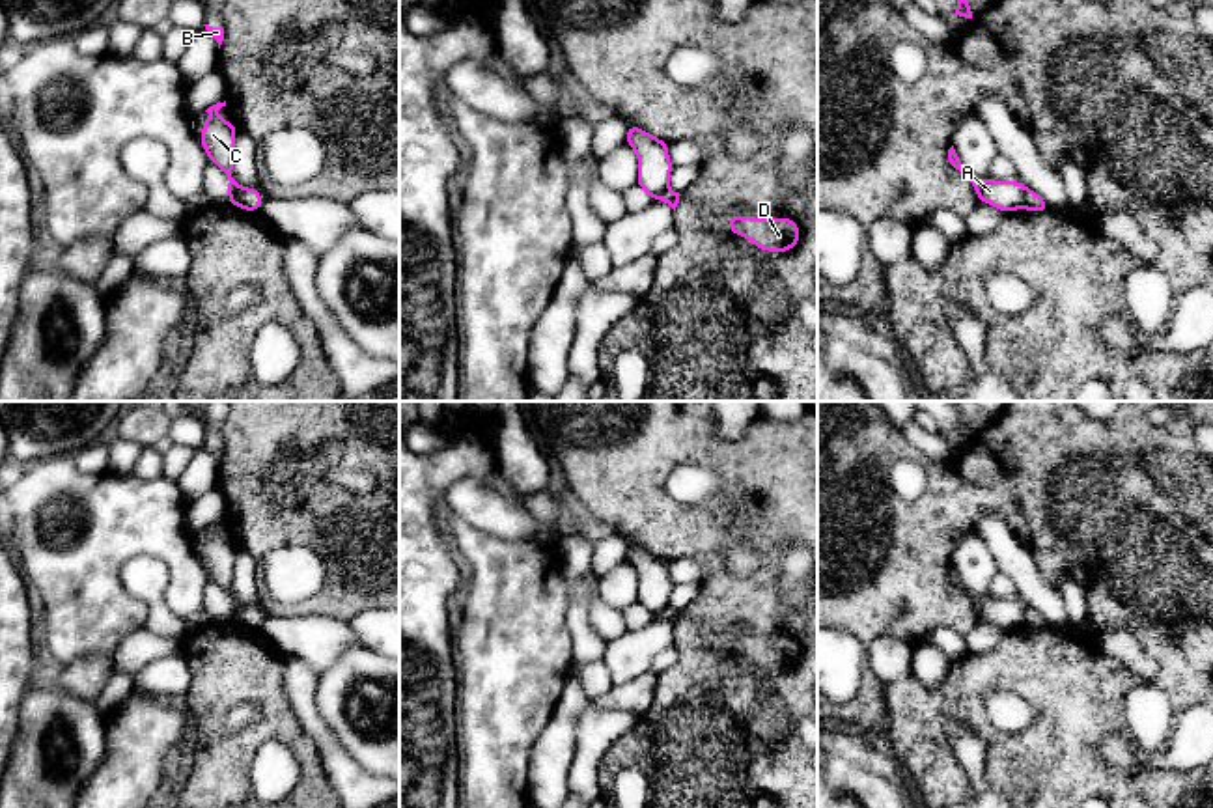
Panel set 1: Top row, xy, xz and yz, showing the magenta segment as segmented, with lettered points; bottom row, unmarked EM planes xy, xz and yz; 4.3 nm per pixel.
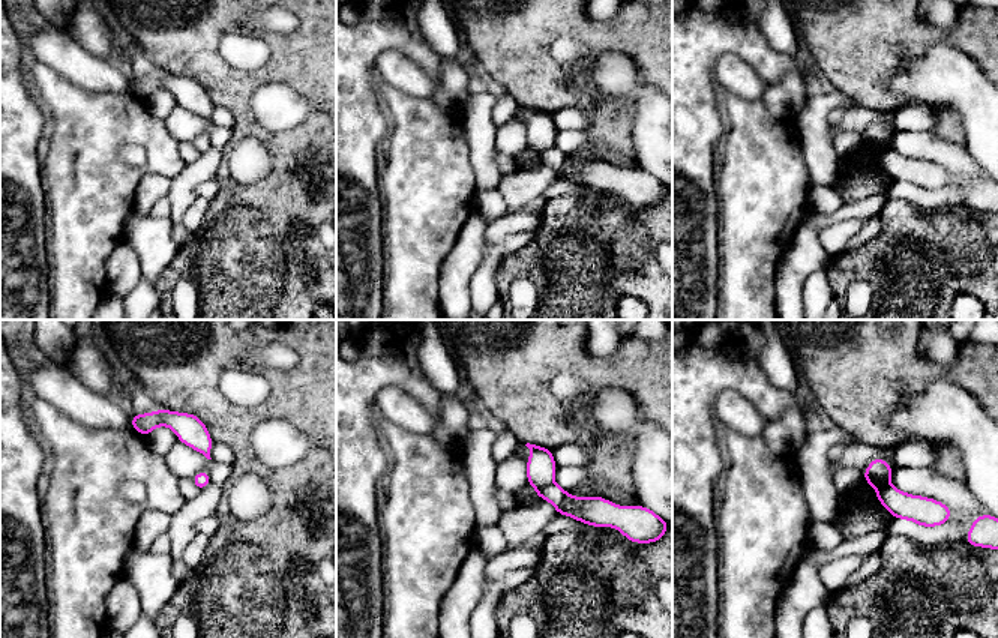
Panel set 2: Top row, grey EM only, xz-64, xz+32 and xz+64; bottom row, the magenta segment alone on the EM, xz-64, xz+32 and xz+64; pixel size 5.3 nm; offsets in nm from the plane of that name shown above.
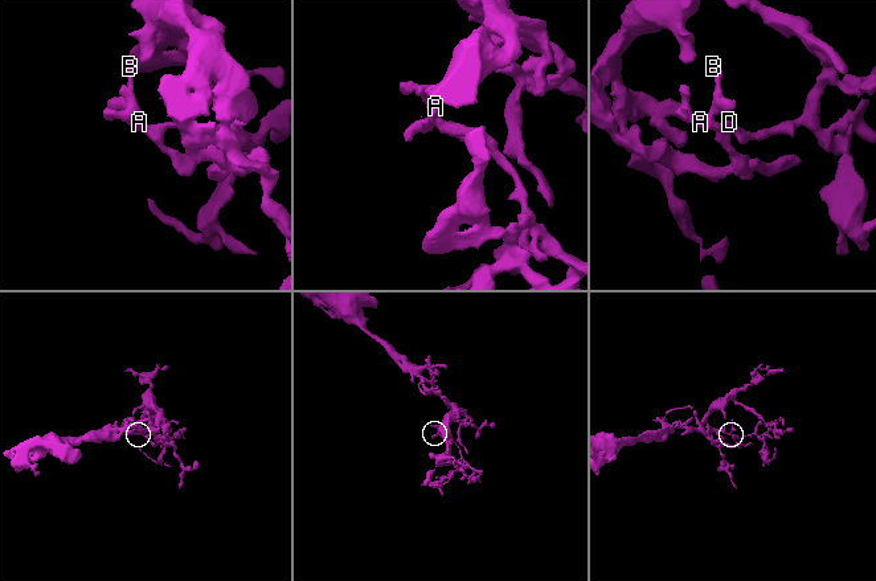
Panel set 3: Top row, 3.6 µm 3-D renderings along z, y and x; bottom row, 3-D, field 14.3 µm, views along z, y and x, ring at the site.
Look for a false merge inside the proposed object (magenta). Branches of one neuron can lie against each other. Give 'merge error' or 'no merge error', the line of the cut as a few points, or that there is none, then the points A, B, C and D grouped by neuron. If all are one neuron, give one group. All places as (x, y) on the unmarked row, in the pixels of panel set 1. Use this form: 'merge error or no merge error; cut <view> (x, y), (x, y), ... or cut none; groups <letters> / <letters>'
merge error; cut yz (1027, 607), (1021, 626); groups A B C / D

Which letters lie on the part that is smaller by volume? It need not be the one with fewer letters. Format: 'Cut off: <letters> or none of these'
Cut off: A, B, C

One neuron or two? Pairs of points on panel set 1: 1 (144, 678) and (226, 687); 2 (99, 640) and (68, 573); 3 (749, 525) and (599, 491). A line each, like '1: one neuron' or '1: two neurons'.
1: two neurons
2: one neuron
3: two neurons

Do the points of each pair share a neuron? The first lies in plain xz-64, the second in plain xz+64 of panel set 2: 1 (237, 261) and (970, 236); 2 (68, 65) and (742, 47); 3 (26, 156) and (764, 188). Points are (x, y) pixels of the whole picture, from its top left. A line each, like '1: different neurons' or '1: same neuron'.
1: same neuron
2: different neurons
3: different neurons

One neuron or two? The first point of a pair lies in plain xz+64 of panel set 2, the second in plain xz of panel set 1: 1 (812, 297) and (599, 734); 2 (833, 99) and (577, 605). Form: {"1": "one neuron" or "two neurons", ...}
{"1": "one neuron", "2": "one neuron"}

